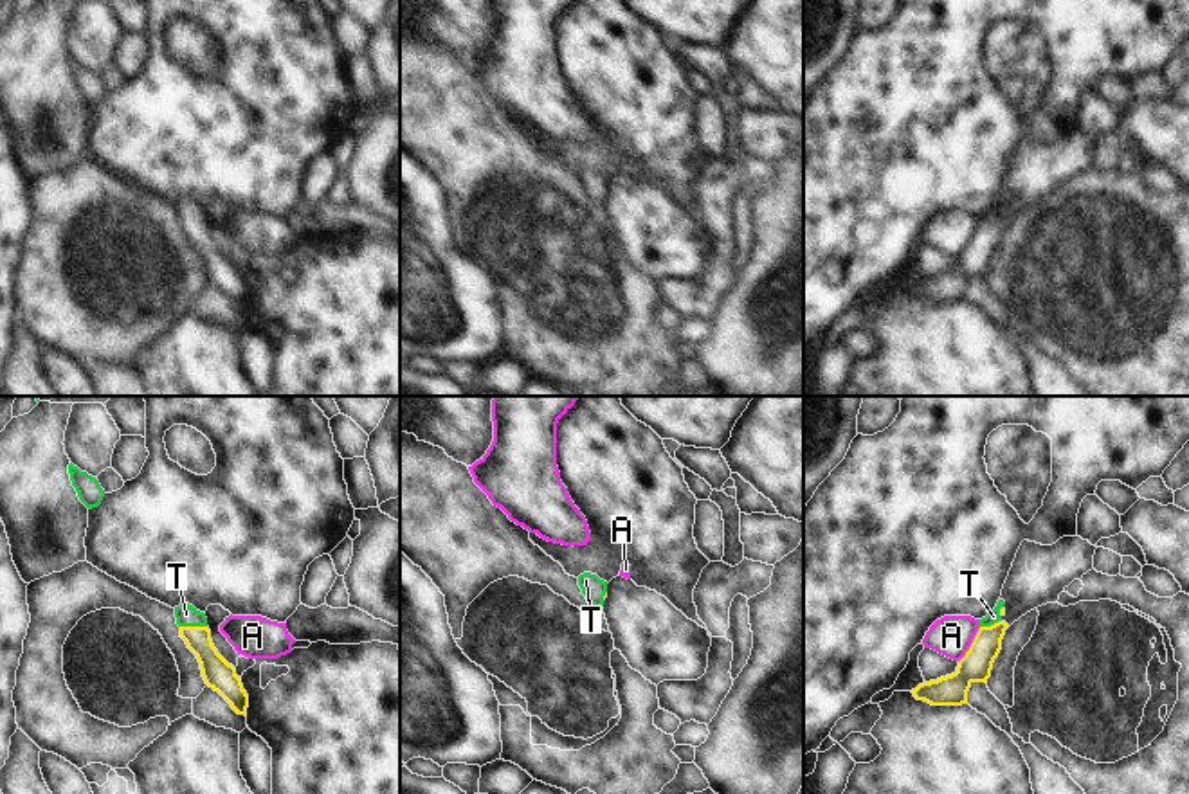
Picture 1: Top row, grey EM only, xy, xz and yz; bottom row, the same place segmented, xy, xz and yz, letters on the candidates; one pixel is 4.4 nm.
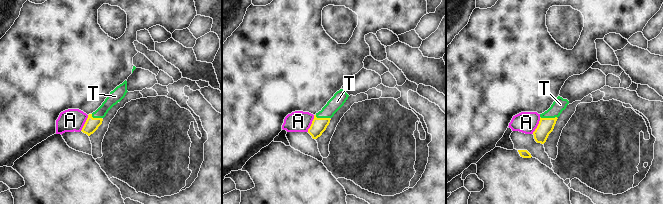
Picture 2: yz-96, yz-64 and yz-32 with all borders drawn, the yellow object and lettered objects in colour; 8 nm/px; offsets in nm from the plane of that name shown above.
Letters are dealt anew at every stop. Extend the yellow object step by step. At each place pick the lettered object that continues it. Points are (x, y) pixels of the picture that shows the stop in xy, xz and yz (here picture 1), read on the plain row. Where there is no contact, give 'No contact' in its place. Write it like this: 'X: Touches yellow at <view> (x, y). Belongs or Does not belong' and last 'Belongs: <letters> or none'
A: Touches yellow at yz (971, 242). Does not belong
T: Touches yellow at xy (193, 224). Belongs
Belongs: T.

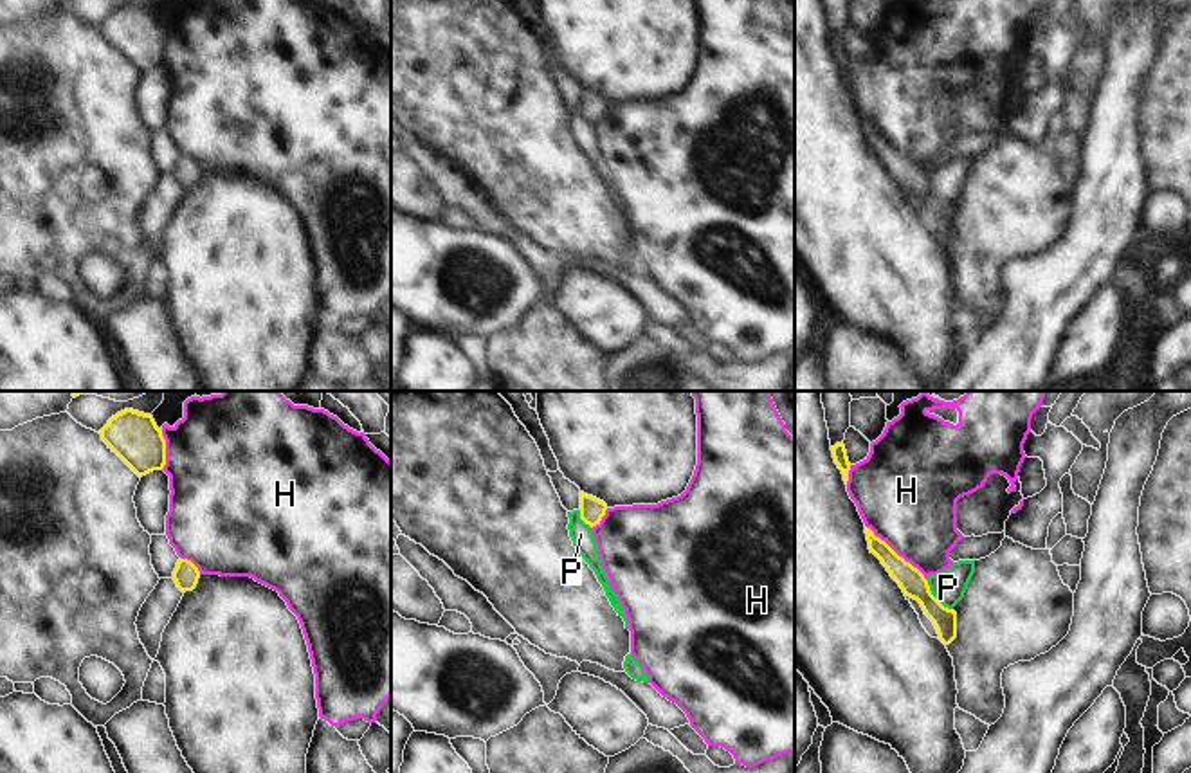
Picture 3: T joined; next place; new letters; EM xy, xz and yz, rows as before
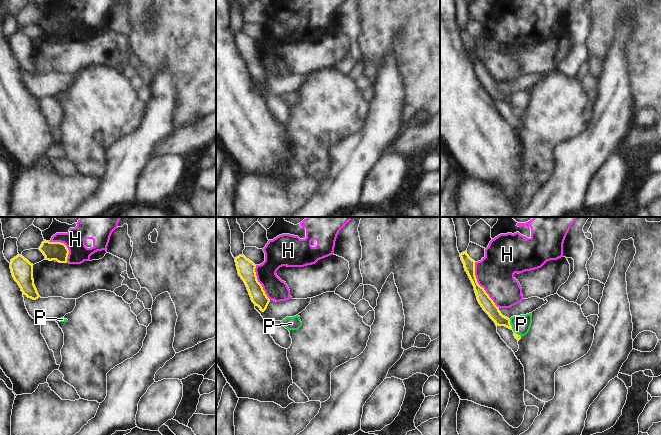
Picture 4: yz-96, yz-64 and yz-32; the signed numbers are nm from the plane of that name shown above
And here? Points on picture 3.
H: Touches yellow at yz (896, 150). Does not belong
P: Touches yellow at yz (934, 193). Does not belong
Belongs: none.

